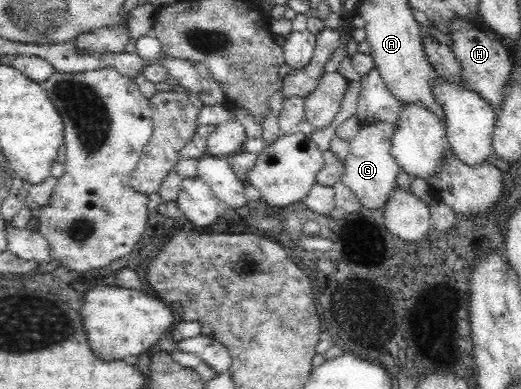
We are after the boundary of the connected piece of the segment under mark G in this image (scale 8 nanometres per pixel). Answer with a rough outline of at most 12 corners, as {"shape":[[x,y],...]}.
{"shape":[[362,122],[339,181],[383,209],[401,168],[394,126]]}

